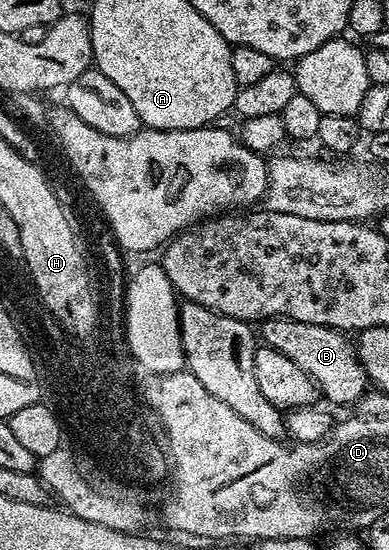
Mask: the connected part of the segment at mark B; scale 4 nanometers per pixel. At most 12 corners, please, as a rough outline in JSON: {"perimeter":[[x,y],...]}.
{"perimeter":[[262,320],[262,342],[331,403],[369,391],[352,340],[334,327]]}

